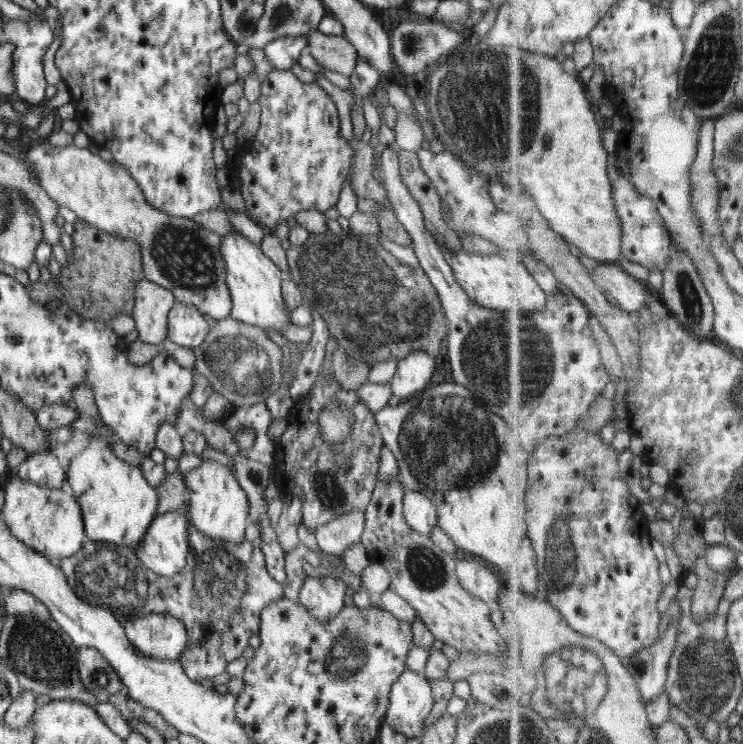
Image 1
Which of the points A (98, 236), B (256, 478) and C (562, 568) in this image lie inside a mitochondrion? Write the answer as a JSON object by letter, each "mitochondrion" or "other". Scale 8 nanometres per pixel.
{"A":"other","B":"other","C":"mitochondrion"}

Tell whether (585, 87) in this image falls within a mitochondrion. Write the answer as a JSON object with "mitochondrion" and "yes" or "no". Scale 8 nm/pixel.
{"mitochondrion":"no"}

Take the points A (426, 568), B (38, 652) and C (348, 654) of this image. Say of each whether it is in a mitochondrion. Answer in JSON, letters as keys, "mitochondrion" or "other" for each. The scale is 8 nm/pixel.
{"A":"mitochondrion","B":"mitochondrion","C":"mitochondrion"}

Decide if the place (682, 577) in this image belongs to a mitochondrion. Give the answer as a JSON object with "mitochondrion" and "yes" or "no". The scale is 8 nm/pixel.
{"mitochondrion":"no"}

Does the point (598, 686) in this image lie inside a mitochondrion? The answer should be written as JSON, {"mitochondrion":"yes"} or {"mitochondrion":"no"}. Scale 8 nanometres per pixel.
{"mitochondrion":"yes"}

